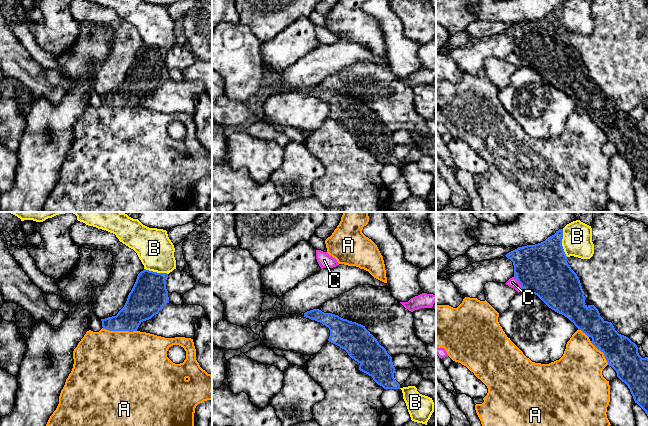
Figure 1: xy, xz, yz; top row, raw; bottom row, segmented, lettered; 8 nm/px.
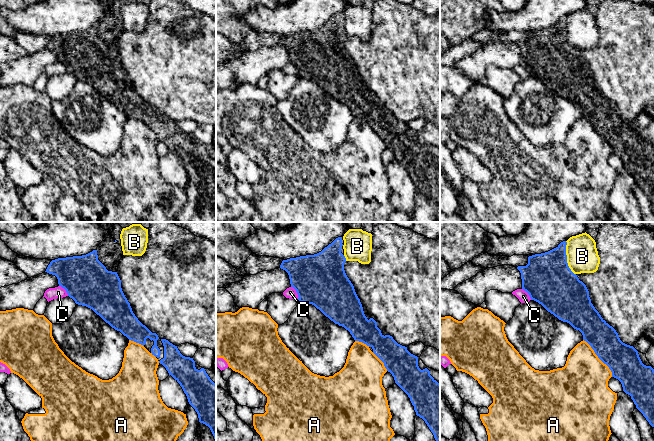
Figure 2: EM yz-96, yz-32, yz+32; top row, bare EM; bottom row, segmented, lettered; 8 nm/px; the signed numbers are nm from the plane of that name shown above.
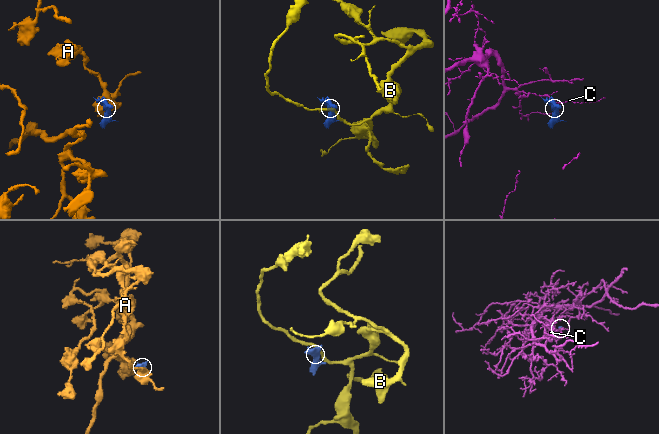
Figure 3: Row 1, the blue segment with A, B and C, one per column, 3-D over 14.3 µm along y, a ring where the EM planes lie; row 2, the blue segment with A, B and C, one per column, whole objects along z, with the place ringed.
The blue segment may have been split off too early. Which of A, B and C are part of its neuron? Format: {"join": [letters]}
{"join": []}

